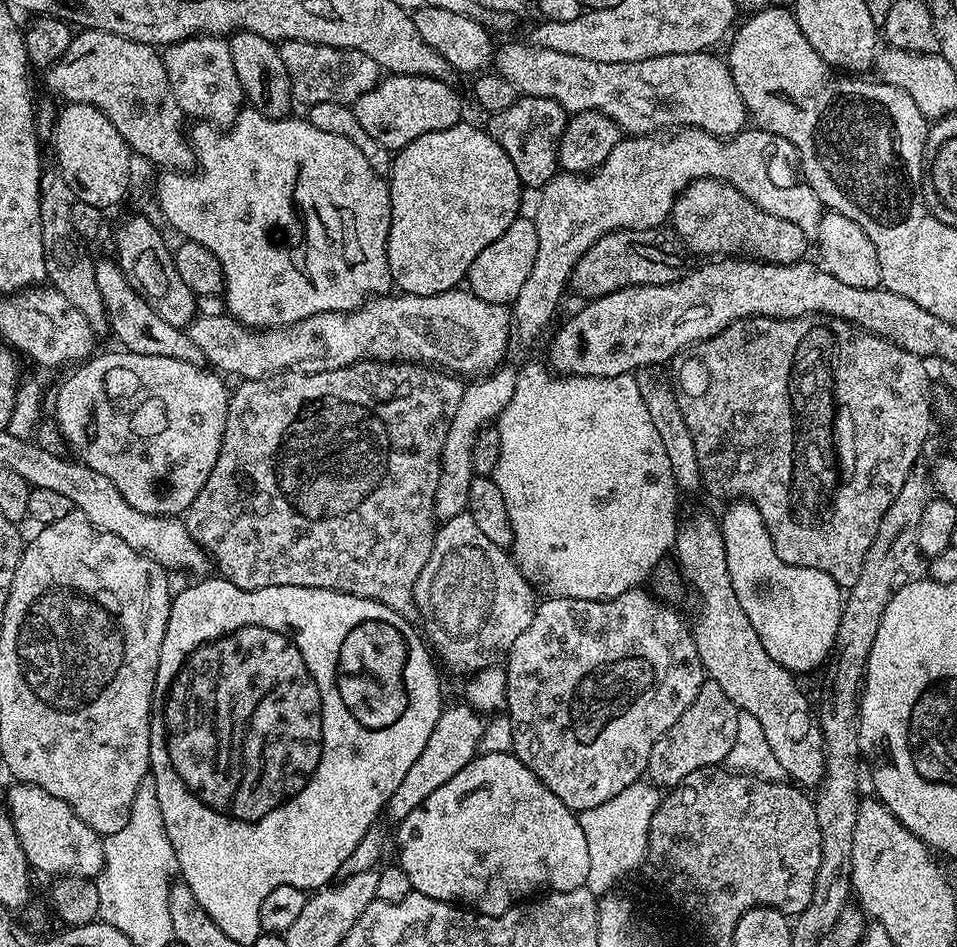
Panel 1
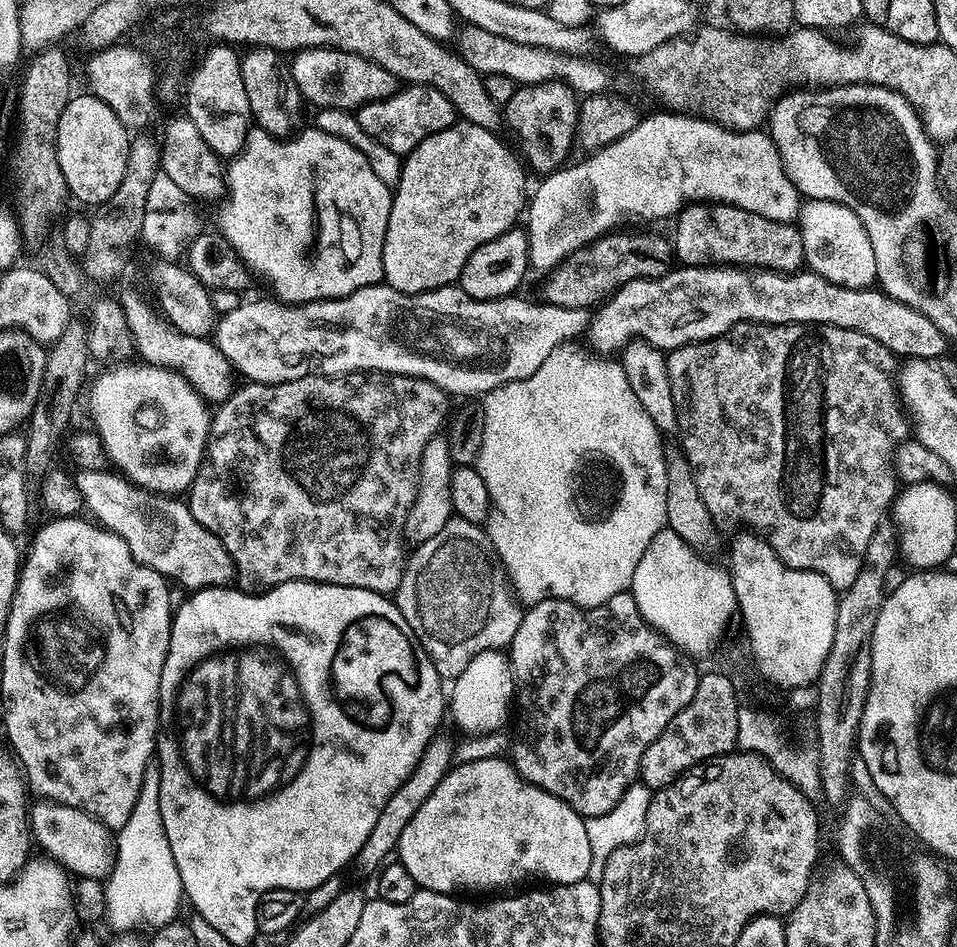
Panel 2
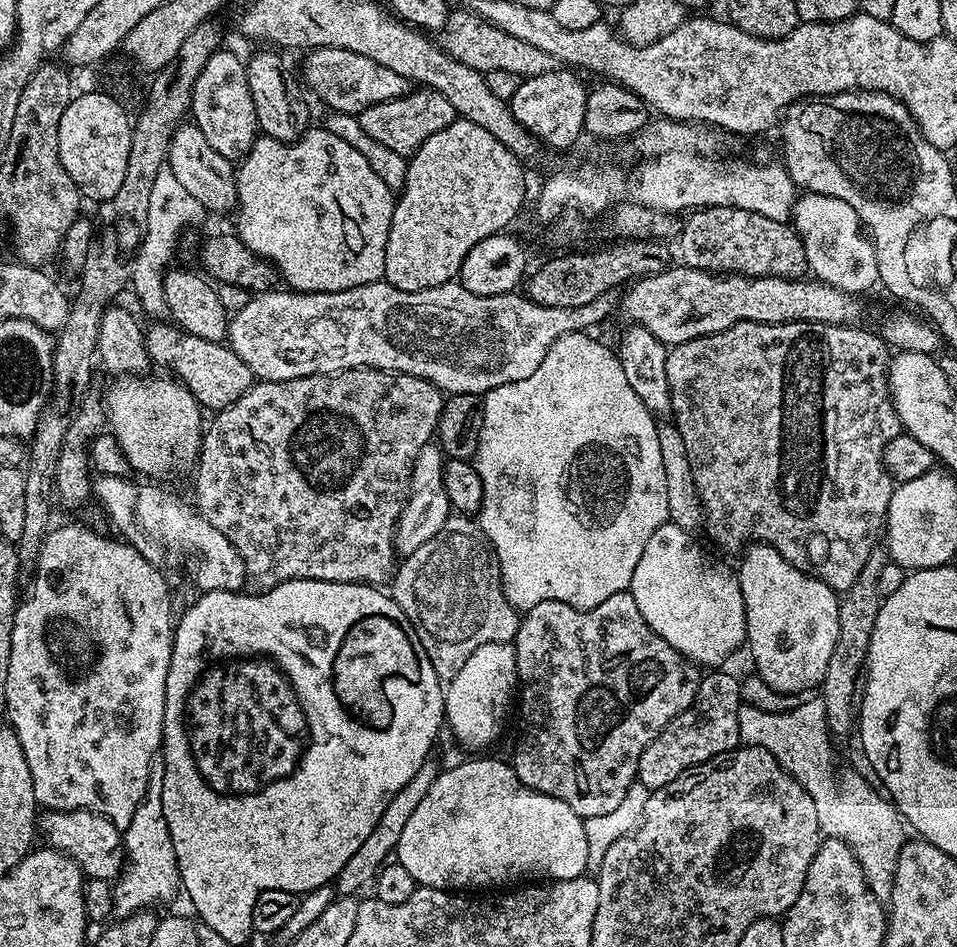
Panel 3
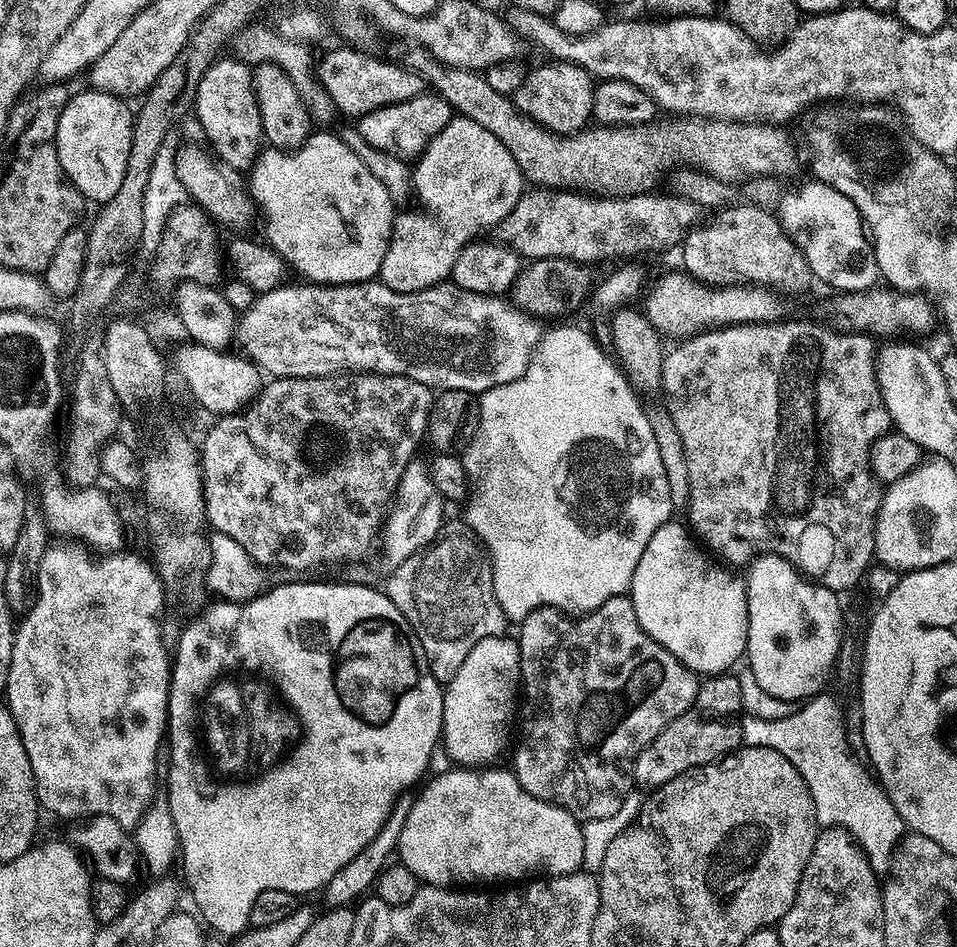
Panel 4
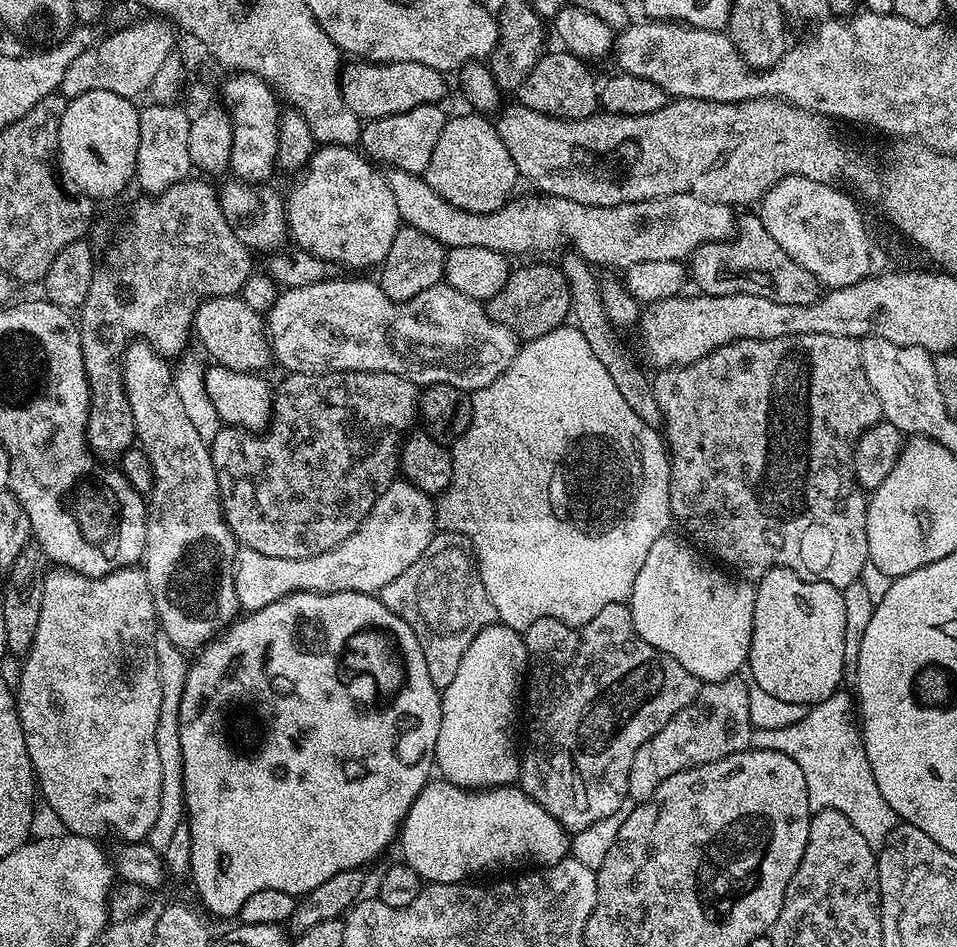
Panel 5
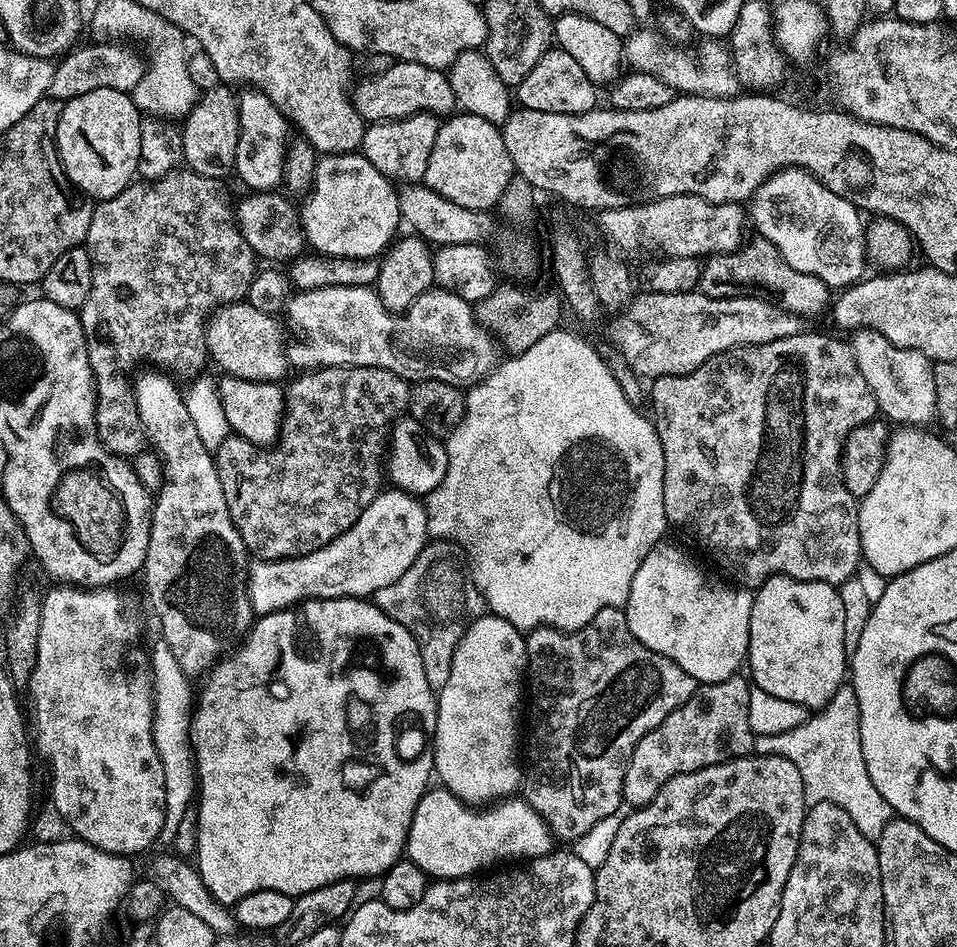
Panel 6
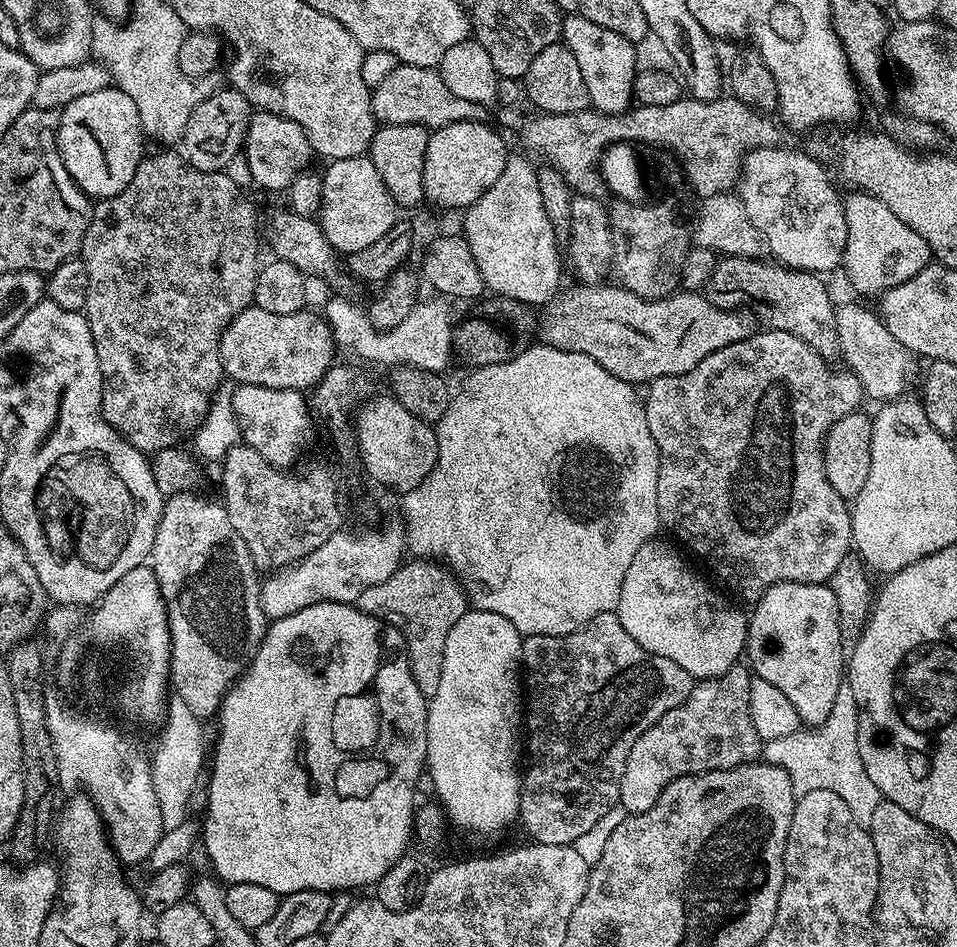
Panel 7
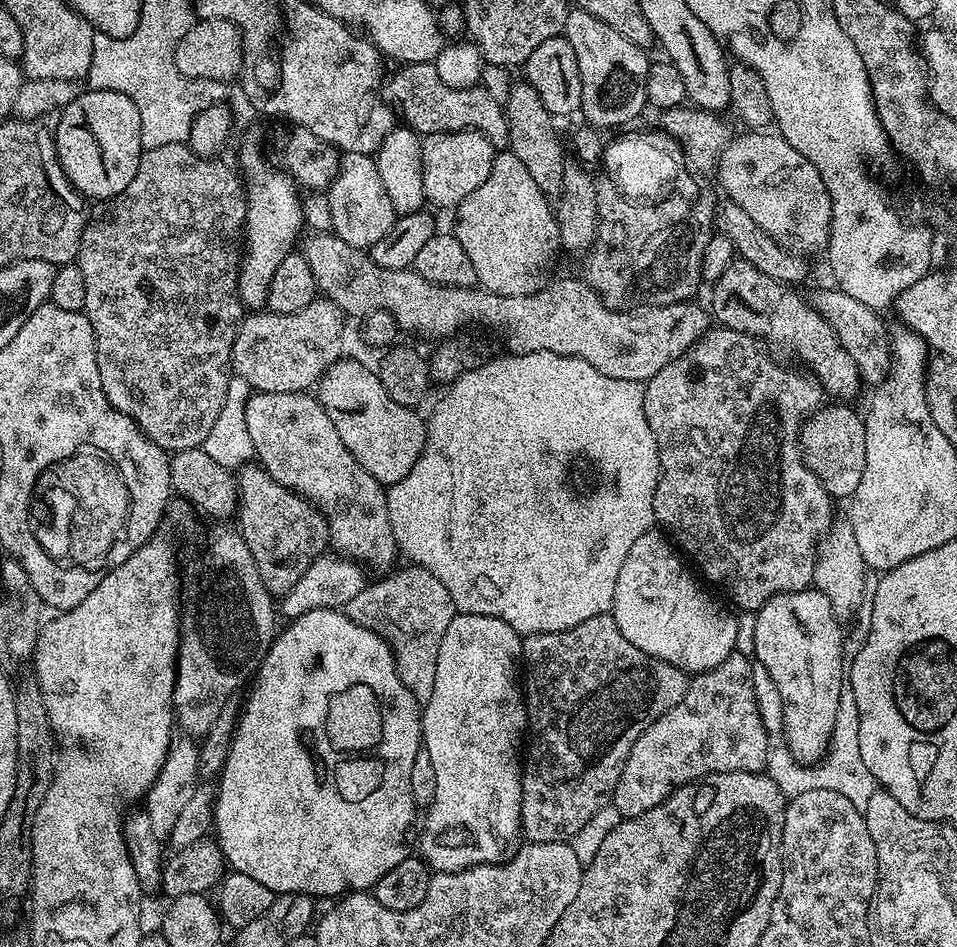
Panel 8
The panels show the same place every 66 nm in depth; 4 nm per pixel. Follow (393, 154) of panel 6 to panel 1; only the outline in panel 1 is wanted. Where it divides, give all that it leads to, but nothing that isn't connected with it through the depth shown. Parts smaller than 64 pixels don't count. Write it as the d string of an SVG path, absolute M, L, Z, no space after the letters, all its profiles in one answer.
M388 74L366 94L362 94L362 98L358 98L351 109L358 118L358 126L362 126L366 134L370 134L386 149L399 150L414 142L414 138L422 138L422 134L446 130L461 123L460 96L450 85L448 80L429 76Z

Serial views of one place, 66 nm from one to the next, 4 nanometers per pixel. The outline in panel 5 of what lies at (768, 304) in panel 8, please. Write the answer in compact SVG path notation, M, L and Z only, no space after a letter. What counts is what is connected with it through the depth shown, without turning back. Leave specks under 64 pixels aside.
M752 214L752 216L743 216L739 217L736 231L731 240L725 240L722 244L703 244L698 251L693 252L690 257L690 276L696 284L701 293L706 296L737 296L739 292L742 294L754 294L755 296L769 296L774 302L786 302L787 304L815 304L817 300L820 299L822 295L822 284L819 280L816 279L814 273L810 270L804 269L801 265L798 264L789 254L786 254L785 250L782 250L782 247L778 246L778 242L774 240L773 235L766 230L763 223L760 221L759 215Z

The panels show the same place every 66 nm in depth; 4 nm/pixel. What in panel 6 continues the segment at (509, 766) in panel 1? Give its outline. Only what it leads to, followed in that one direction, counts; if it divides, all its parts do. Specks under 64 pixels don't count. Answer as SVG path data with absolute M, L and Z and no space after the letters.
M432 786L414 810L406 856L430 878L461 880L463 876L475 876L493 866L503 865L500 864L503 860L520 862L523 856L546 856L553 848L552 832L527 800L508 798L485 810L475 810L447 788Z

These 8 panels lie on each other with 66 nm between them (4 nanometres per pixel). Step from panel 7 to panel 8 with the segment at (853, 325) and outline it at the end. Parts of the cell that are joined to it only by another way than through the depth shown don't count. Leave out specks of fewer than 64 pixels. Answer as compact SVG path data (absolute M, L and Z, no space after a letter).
M835 286L821 290L817 296L813 295L811 301L814 307L834 326L842 346L854 358L860 367L860 379L865 385L875 386L883 382L892 361L892 345L890 343L890 328L880 321L881 317L870 306L858 302L858 298L850 298L850 294L840 291Z

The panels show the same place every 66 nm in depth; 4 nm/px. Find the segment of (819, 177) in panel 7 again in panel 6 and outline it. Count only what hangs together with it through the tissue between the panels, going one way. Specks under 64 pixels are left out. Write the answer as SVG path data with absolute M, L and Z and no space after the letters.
M781 168L770 174L752 195L748 214L759 237L770 241L794 270L812 273L836 290L863 277L866 253L864 220L859 209L827 190L807 170Z

